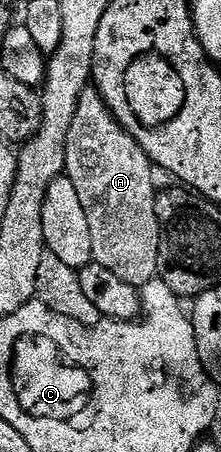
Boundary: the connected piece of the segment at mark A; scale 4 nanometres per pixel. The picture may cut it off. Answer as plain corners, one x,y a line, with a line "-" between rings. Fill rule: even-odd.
90,85
79,97
71,129
67,129
65,175
79,192
87,226
91,228
93,262
138,289
158,278
161,230
155,217
158,187
151,181
154,165
139,141
119,125
97,88

